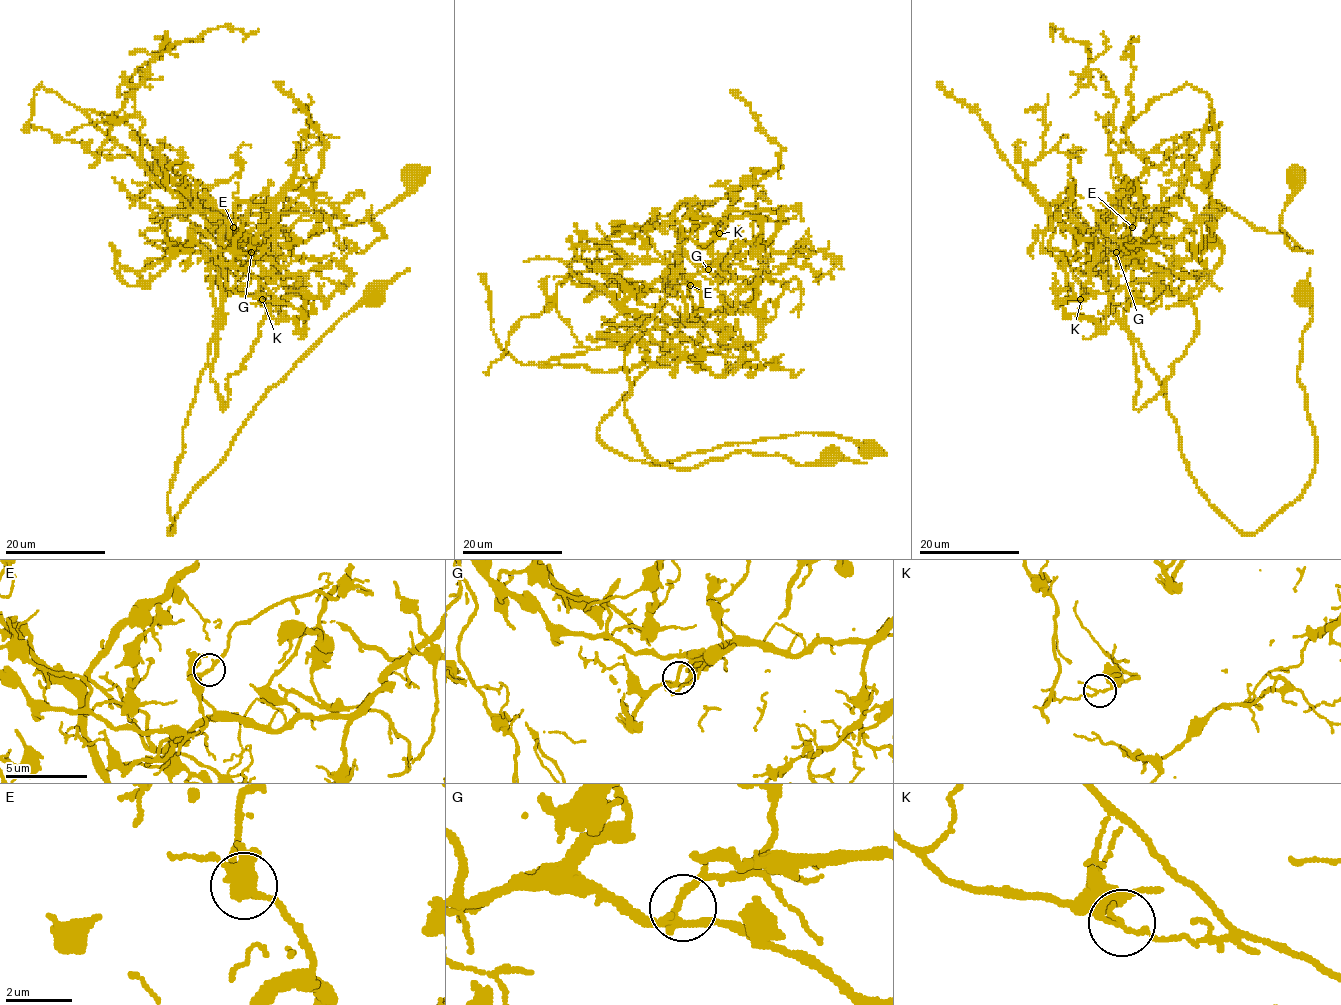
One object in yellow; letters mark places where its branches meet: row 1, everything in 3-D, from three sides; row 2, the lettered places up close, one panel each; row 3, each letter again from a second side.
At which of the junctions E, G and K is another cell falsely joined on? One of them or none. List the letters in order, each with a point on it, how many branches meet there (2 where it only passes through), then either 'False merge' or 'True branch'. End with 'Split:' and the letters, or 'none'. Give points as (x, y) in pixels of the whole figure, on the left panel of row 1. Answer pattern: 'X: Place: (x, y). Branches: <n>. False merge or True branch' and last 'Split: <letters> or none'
E: Place: (233, 227). Branches: 3. True branch
G: Place: (251, 252). Branches: 3. True branch
K: Place: (262, 299). Branches: 3. False merge
Split: K

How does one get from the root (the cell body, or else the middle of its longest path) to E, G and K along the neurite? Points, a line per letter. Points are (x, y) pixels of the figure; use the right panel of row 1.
E: (1304, 295), (1315, 468), (1244, 533), (1198, 488), (1127, 327), (1135, 261), (1118, 251), (1132, 227)
G: (1304, 295), (1315, 468), (1244, 533), (1188, 469), (1124, 319), (1135, 261), (1116, 252)
K: (1304, 295), (1315, 468), (1252, 533), (1189, 472), (1124, 319), (1135, 261), (1099, 228), (1064, 251), (1080, 299)

